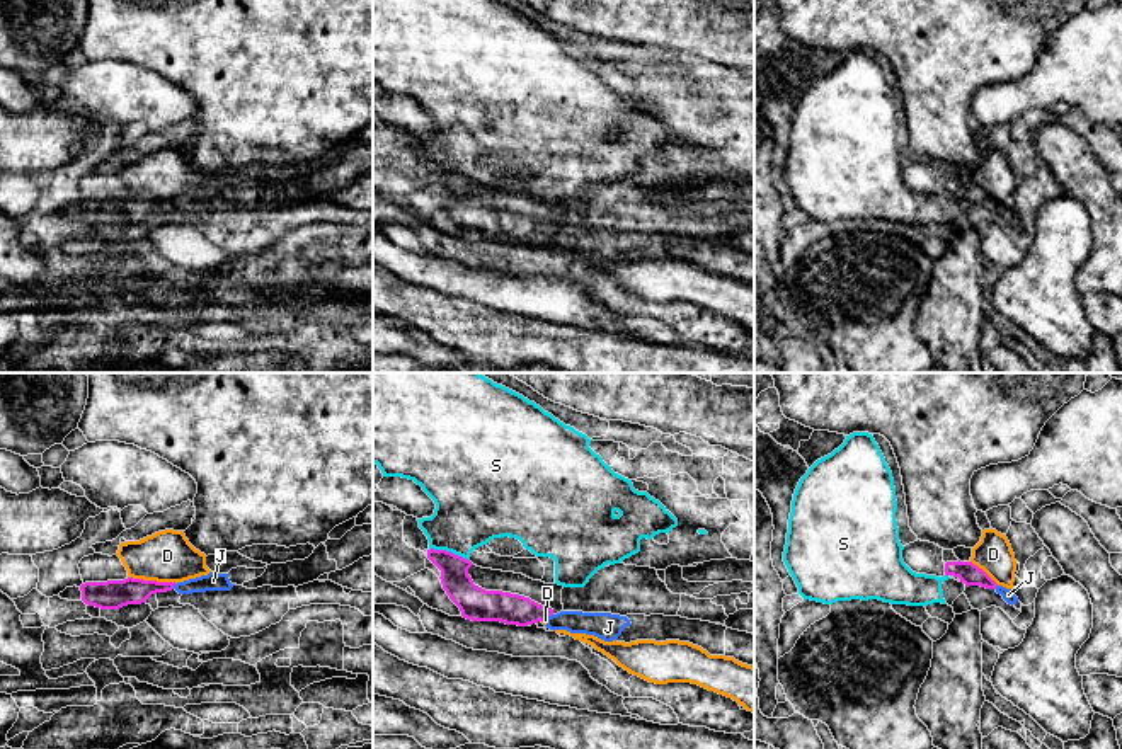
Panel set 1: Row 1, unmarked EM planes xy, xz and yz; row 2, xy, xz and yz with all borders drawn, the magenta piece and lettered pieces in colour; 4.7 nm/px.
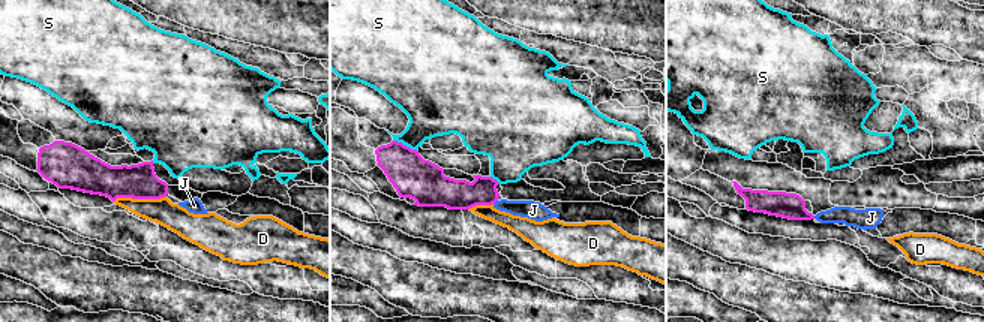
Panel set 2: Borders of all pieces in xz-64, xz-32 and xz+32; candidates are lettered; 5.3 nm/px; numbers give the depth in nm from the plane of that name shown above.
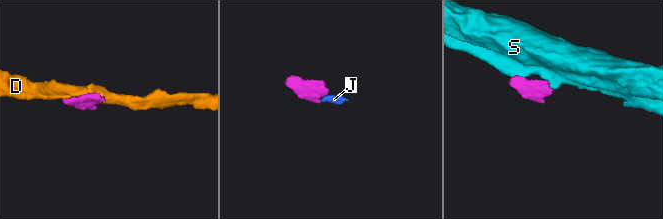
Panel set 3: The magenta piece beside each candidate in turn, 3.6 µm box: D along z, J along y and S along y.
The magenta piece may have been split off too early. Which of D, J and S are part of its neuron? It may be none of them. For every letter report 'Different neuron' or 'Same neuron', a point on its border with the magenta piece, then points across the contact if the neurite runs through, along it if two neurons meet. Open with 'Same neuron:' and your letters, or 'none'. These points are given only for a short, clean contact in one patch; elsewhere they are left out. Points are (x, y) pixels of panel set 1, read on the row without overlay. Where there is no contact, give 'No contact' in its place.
Same neuron: J
D: Different neuron. Touches magenta at xy (154, 200)
J: Same neuron. Touches magenta at xz (549, 234). Path across: xz (508, 227), (549, 234), (600, 244)
S: Different neuron. Touches magenta at xz (450, 171). Boundary: xz (429, 167), (445, 167), (469, 179)

